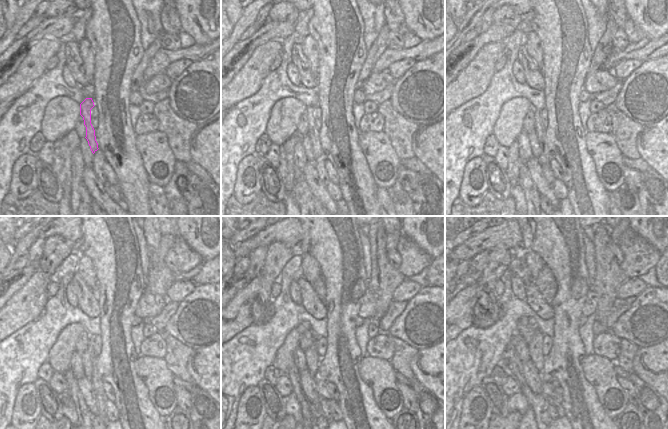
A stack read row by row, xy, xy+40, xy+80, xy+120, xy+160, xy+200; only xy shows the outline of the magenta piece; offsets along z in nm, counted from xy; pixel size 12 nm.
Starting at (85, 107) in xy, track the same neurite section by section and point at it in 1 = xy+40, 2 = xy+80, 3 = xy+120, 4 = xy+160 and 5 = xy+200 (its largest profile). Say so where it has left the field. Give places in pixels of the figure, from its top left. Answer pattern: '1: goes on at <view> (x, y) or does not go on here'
1: goes on at xy+40 (313, 133)
2: goes on at xy+80 (544, 159)
3: goes on at xy+120 (97, 383)
4: goes on at xy+160 (321, 385)
5: goes on at xy+200 (547, 389)

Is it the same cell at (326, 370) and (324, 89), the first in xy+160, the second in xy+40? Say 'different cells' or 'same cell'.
same cell

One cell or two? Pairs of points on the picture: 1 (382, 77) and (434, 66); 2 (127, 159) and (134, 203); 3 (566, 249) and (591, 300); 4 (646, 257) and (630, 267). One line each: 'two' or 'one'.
1: two
2: one
3: two
4: one

